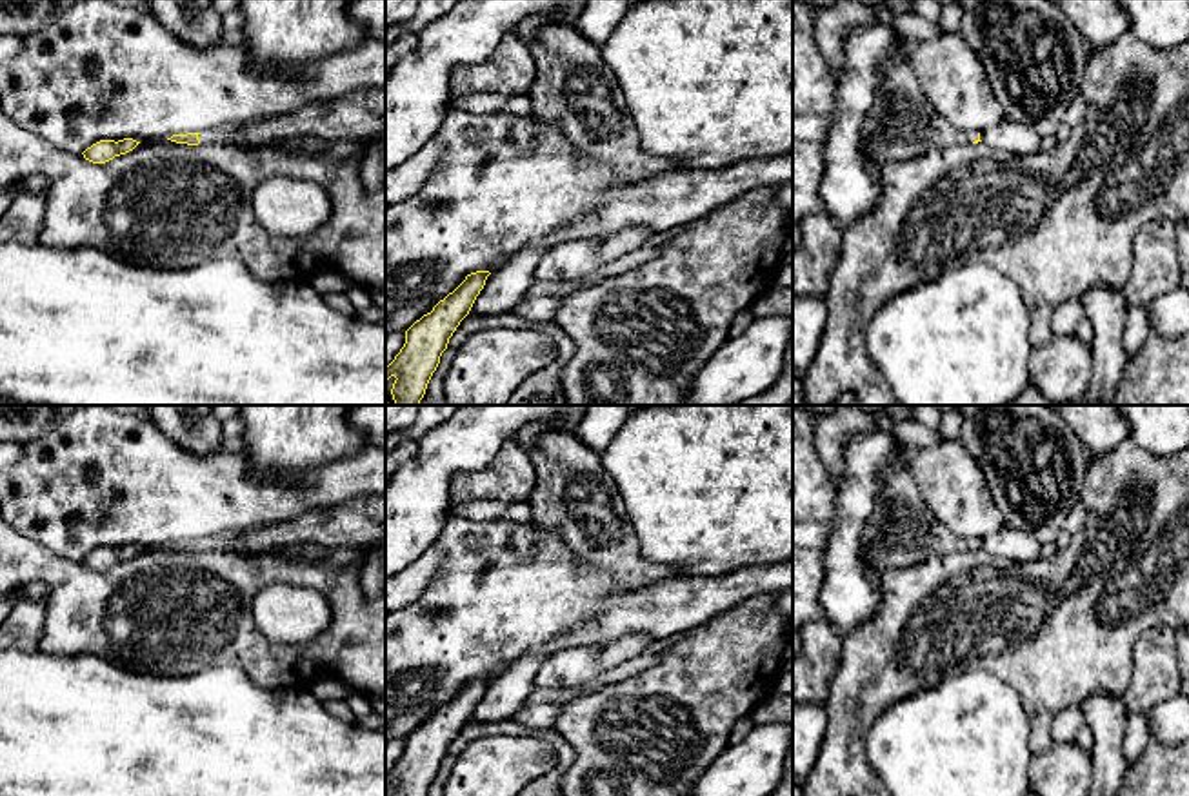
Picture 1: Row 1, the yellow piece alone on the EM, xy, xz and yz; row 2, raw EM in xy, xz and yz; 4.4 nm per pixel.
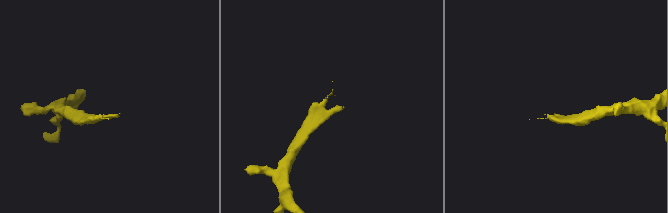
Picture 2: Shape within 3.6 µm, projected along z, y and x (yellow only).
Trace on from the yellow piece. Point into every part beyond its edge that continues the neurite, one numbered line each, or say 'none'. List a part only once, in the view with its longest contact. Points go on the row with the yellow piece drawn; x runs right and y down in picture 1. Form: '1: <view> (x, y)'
1: yz (902, 124)

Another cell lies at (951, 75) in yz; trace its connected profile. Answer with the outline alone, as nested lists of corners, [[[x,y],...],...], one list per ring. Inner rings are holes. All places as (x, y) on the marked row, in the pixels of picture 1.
[[[942,33],[913,45],[911,64],[929,104],[954,127],[984,133],[1007,120],[980,56],[960,33]]]

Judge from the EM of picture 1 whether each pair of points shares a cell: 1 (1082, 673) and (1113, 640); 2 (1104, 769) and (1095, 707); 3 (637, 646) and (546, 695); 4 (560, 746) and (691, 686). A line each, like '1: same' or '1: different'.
1: same
2: same
3: different
4: different

